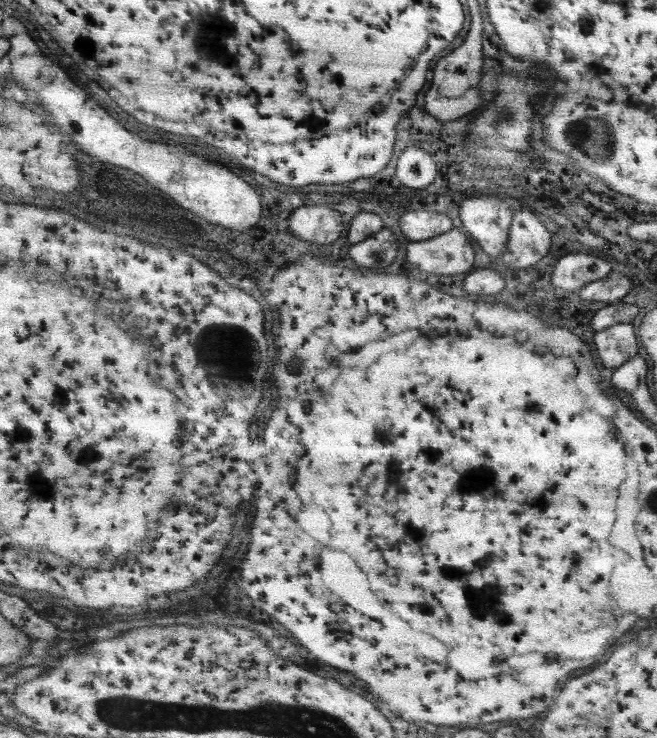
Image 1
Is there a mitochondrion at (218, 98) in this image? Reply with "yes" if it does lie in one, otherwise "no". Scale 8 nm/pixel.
no

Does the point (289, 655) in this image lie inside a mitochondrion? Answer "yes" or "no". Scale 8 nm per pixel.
no

